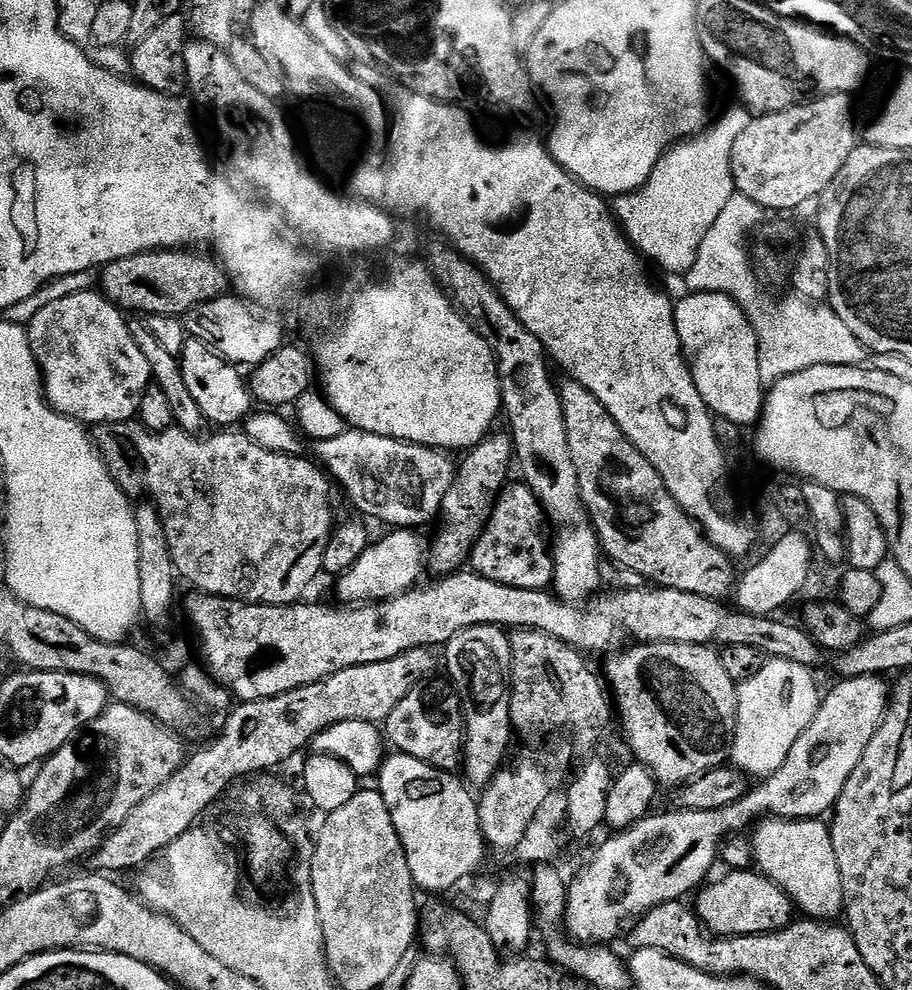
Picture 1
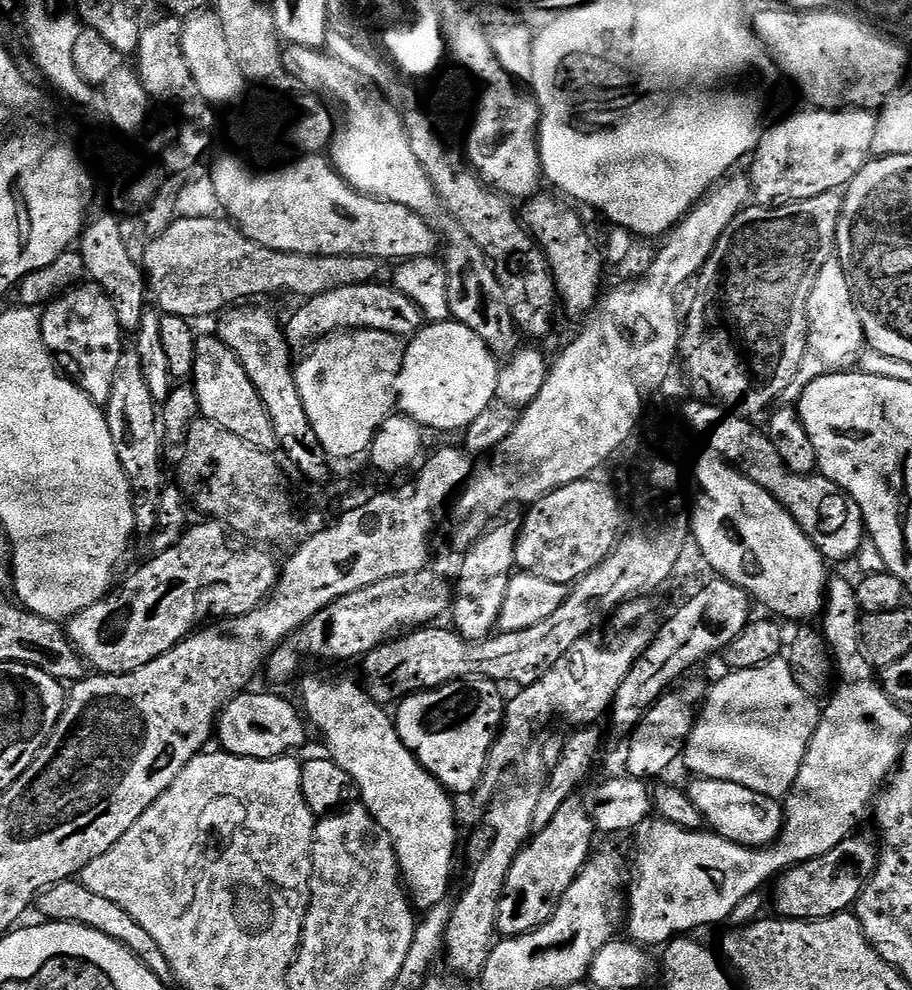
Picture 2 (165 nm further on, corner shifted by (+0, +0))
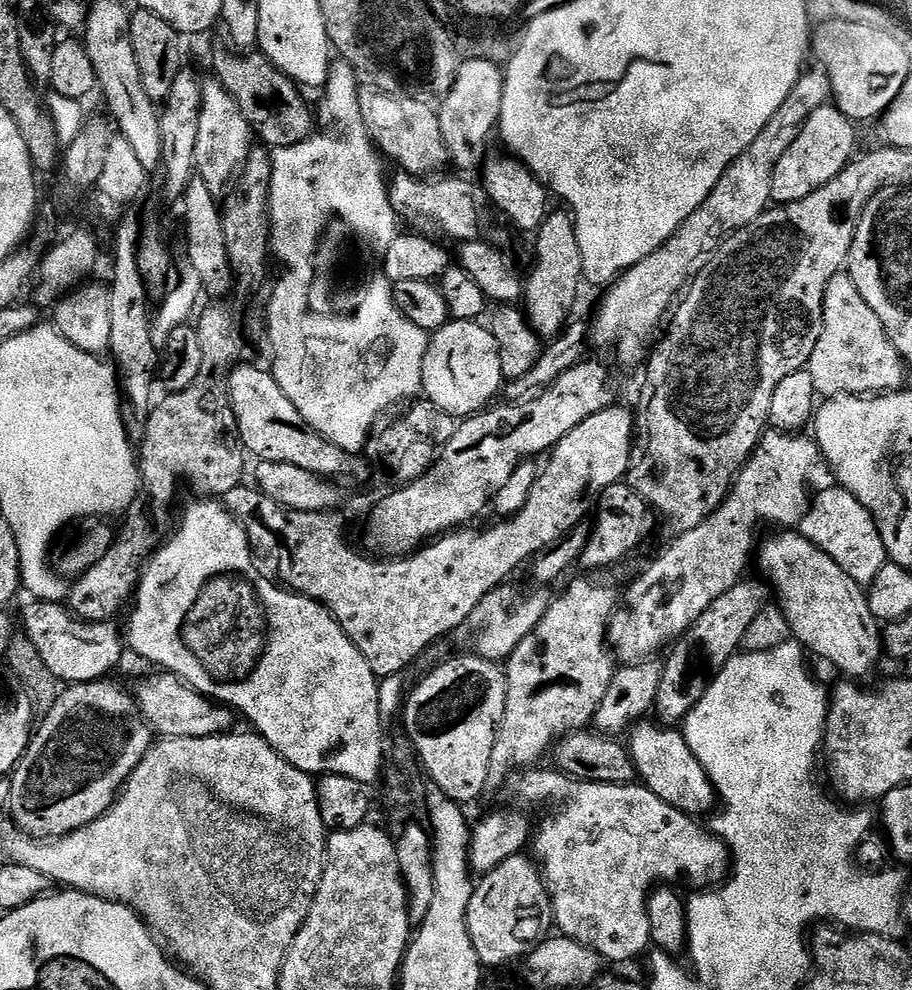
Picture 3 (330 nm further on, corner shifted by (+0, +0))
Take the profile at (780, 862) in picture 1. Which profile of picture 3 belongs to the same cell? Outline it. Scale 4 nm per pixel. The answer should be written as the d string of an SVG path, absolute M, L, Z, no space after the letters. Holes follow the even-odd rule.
M645 718L639 724L632 725L626 740L626 747L636 767L639 783L654 794L658 794L662 802L674 806L679 812L693 818L701 818L700 816L704 815L707 817L717 807L718 797L712 779L706 774L702 762L694 758L690 746L684 741L683 731L660 722L651 724L650 721L651 719Z

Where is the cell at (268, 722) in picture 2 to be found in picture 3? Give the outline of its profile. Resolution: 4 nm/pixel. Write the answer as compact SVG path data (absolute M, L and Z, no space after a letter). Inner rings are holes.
M161 671L156 675L160 676L148 676L134 688L136 707L148 721L153 733L164 738L210 738L233 731L232 723L238 720L238 716L231 708L194 690L185 680L180 680L171 672Z

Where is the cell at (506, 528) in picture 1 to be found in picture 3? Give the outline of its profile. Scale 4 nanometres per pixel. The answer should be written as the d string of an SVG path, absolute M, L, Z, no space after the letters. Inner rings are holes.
M627 482L605 488L594 508L596 529L591 529L588 545L579 558L579 567L608 568L624 560L652 532L654 513L648 503Z

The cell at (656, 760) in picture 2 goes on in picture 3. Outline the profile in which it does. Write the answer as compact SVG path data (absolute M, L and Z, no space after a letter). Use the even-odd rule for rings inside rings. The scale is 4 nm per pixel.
M741 579L740 583L730 586L726 594L721 594L715 602L710 602L710 606L702 610L702 614L688 627L688 631L675 641L671 649L672 657L662 666L664 673L658 686L654 709L655 715L660 715L661 717L657 717L665 725L679 725L688 717L690 710L694 710L716 673L721 672L726 662L730 662L741 651L740 643L742 638L746 638L750 622L754 622L754 618L758 618L758 614L769 603L769 585L759 579L748 579Z

